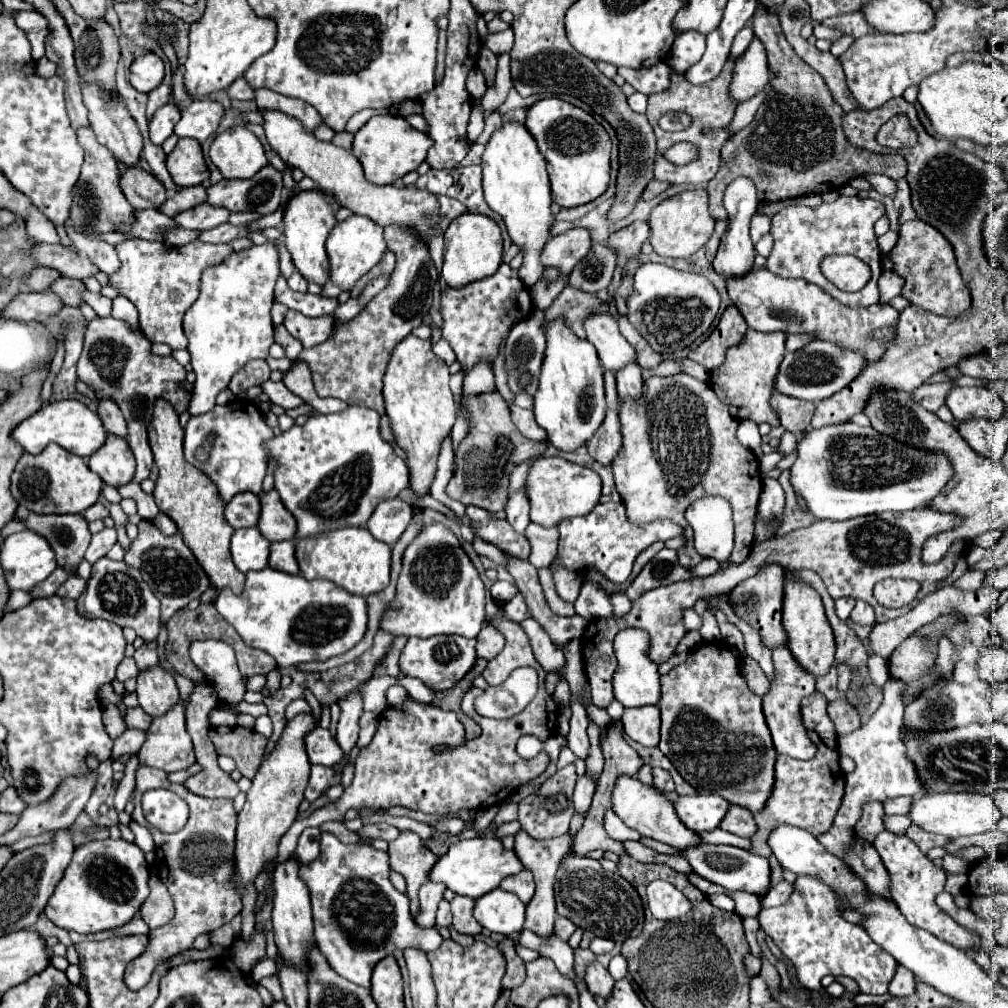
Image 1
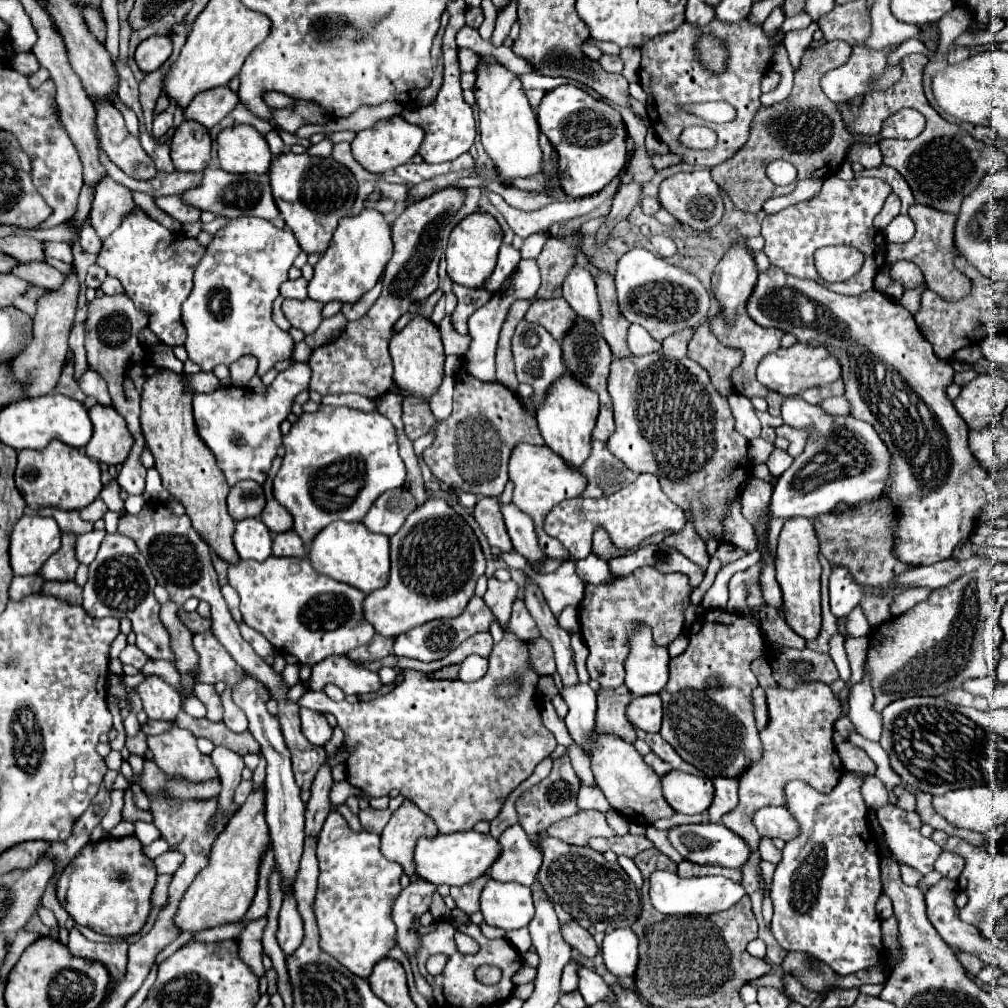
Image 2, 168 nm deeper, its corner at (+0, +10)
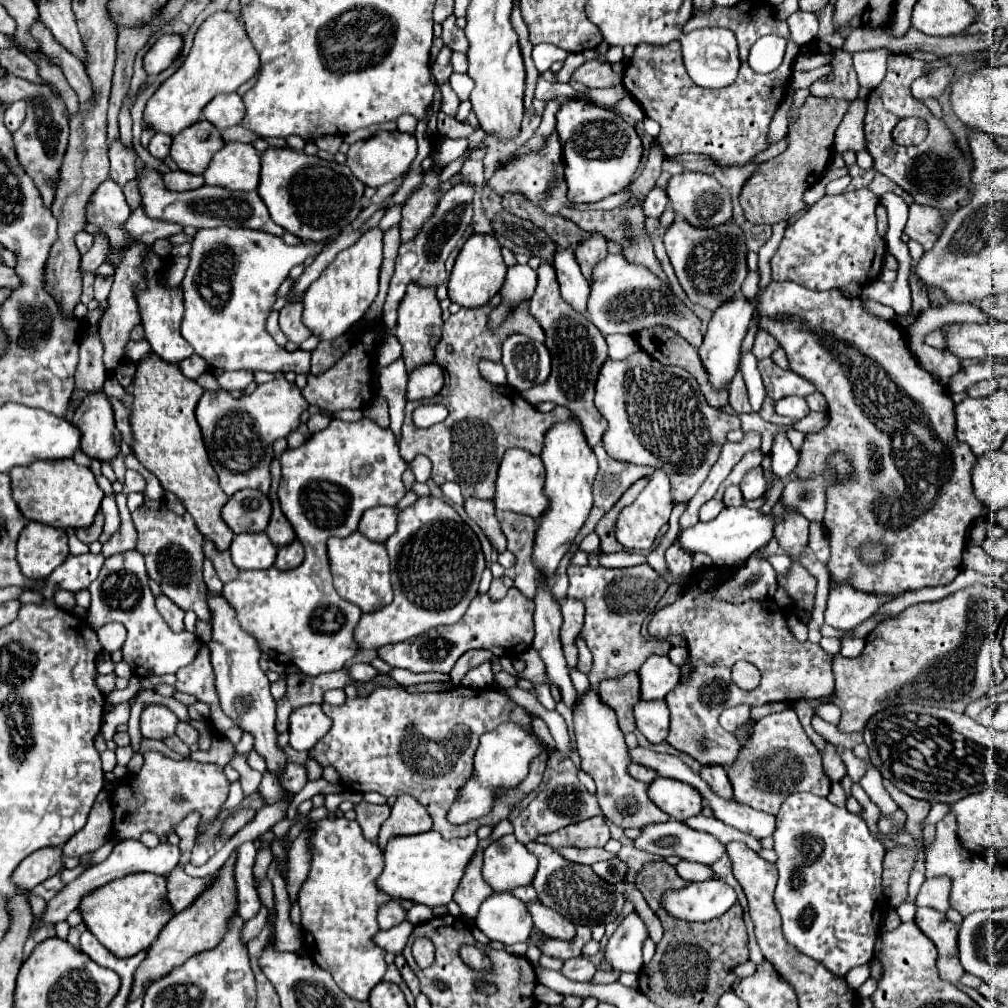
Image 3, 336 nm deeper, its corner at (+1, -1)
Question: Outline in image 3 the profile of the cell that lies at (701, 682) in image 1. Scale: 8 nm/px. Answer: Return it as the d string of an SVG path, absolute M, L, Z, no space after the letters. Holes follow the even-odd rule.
M707 568L707 570L703 570L703 572L697 572L697 574L695 574L695 580L689 580L689 586L687 586L685 594L683 594L677 602L673 602L673 604L669 604L669 606L665 606L665 608L657 610L657 612L653 614L653 618L651 618L651 622L649 622L649 626L647 626L649 634L657 639L666 639L670 635L678 634L683 634L686 638L687 646L689 646L689 660L691 660L691 674L689 674L687 678L681 678L681 682L677 684L677 688L673 688L673 690L665 696L667 708L669 708L669 712L671 712L671 726L669 726L667 744L671 744L673 748L677 748L679 752L689 754L689 756L691 756L691 758L695 758L701 766L715 766L715 764L719 764L719 766L731 766L731 764L737 760L737 754L741 752L741 742L737 740L737 736L735 736L735 734L731 734L731 732L725 732L725 730L719 726L719 714L723 712L723 708L737 706L737 704L759 706L771 702L787 702L787 700L789 700L789 702L797 702L797 700L803 700L803 698L821 698L821 696L827 696L829 692L833 692L833 670L831 670L831 666L833 666L833 656L829 656L829 654L827 654L819 644L811 644L811 642L797 642L797 640L791 636L791 632L787 630L783 610L781 610L773 600L769 600L769 606L767 606L767 604L759 604L759 602L729 604L729 602L717 602L717 600L713 600L713 596L711 596L711 588L715 588L719 582L723 582L723 572L721 572L721 570ZM739 660L747 660L747 662L751 662L751 664L755 664L755 666L759 668L759 672L761 672L761 684L759 684L757 688L753 688L753 690L743 690L743 688L739 688L739 686L731 680L731 668L733 668L733 664L735 664L735 662L739 662Z

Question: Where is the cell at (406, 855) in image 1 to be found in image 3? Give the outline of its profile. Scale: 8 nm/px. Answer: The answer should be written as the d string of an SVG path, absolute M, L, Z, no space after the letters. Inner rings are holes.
M399 796L395 806L391 808L391 816L381 826L377 842L379 842L379 848L385 850L385 842L389 842L393 834L413 836L413 834L429 832L431 828L433 824L431 824L431 816L427 814L427 810L415 798Z

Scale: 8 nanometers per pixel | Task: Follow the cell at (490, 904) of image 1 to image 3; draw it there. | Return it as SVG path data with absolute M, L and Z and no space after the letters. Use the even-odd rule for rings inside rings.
M493 892L479 908L477 928L501 944L527 942L533 932L533 920L527 906L511 892Z

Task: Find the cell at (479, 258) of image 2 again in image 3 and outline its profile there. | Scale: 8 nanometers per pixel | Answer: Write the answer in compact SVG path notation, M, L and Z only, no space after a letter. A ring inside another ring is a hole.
M471 234L463 248L457 254L455 266L451 270L447 288L451 302L457 302L463 308L485 306L491 296L495 296L505 280L507 266L501 258L501 246L493 234Z

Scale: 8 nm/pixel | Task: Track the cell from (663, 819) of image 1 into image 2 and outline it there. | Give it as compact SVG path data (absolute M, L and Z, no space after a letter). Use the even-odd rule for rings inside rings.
M594 731L590 759L596 785L602 789L614 811L618 811L622 817L642 825L652 825L656 819L674 815L674 809L666 803L666 799L662 799L660 777L650 767L646 767L642 755L632 747L632 743L626 743L612 733Z

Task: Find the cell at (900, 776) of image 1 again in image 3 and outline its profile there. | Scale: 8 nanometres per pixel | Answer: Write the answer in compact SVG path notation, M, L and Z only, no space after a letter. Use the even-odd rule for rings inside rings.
M809 792L789 794L777 814L775 852L779 882L775 888L775 906L783 920L785 940L809 954L809 958L821 962L831 974L843 978L849 970L873 960L875 940L879 936L879 922L887 912L887 898L881 886L881 864L885 850L871 836L861 816L851 814L847 808L831 804L827 798L819 798Z

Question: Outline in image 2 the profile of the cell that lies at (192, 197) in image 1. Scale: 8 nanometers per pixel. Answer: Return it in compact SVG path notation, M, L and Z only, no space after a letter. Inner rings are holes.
M99 147L100 163L106 167L108 175L112 179L118 179L118 183L126 185L128 189L136 189L136 191L144 191L152 197L162 197L162 195L182 195L182 191L190 189L190 187L198 187L198 183L202 181L202 173L184 173L184 171L172 171L172 173L164 173L158 171L152 179L148 181L140 181L140 179L132 179L128 177L120 167L116 167L110 157L106 155L106 151Z

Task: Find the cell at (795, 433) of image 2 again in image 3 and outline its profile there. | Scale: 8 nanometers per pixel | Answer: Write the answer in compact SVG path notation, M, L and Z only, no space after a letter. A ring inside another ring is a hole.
M773 280L755 296L755 304L759 328L779 340L787 352L791 370L811 380L829 402L829 424L819 434L805 434L793 474L809 478L821 472L827 456L835 450L847 452L857 472L857 482L837 482L827 490L823 526L829 532L831 544L831 578L865 592L907 592L953 582L961 572L965 530L985 514L985 504L973 494L971 486L969 470L977 456L969 446L957 442L953 434L955 404L947 388L937 384L929 370L915 360L899 326L867 312L861 298L847 298L841 290L813 292L795 282ZM865 542L883 542L885 562L865 566L857 558L857 546Z

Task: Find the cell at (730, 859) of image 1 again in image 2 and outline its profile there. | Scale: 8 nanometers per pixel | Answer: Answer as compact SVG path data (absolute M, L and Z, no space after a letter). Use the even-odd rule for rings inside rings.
M690 823L690 825L672 827L668 829L668 841L678 853L682 853L684 859L692 863L700 863L700 865L708 863L708 865L738 869L750 857L750 849L746 847L746 843L742 843L738 835L734 835L730 829L726 829L720 823L696 823L696 825Z

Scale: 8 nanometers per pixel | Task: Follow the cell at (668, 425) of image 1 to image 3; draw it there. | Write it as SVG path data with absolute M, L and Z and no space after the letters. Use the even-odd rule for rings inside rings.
M637 352L619 362L607 360L601 368L595 390L595 406L609 422L609 430L603 436L607 454L619 462L633 462L637 466L653 466L655 470L665 470L673 486L673 504L685 504L691 500L697 488L705 482L711 466L719 460L721 448L727 442L727 432L741 428L737 414L727 414L707 404L697 380L687 370L665 366L651 358L647 352Z

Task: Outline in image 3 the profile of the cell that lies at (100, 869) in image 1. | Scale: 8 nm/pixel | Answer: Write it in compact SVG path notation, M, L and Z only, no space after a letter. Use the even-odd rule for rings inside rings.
M137 872L119 878L117 882L107 882L105 886L89 892L85 900L81 900L79 912L83 916L83 924L111 954L129 958L139 950L149 948L159 936L161 928L173 916L173 910L165 898L165 884L167 880L163 876L149 872Z

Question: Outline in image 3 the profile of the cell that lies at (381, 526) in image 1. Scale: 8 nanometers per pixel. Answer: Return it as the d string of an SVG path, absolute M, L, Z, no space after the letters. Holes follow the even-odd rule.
M375 506L369 508L361 522L359 522L359 532L367 536L369 540L375 542L385 542L391 534L397 530L397 516L401 510L397 506Z

